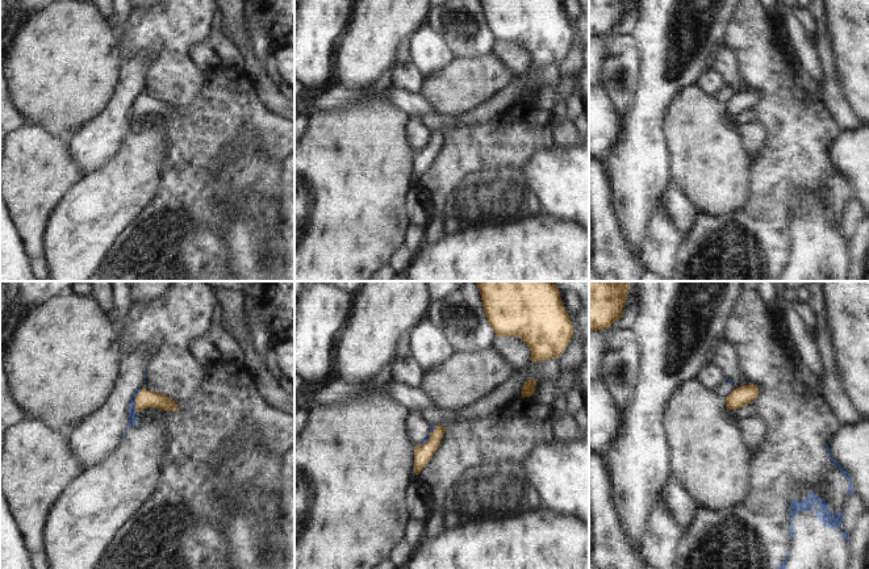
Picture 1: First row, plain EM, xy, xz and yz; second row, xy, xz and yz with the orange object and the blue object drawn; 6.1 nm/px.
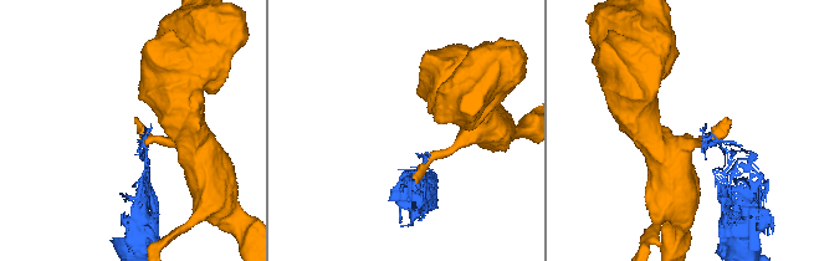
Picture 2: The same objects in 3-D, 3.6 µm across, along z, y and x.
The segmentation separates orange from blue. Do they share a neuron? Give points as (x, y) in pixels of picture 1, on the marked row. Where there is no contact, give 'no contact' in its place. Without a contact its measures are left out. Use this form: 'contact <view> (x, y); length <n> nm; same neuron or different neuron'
contact xy (136, 401); length 150 nm; different neuron

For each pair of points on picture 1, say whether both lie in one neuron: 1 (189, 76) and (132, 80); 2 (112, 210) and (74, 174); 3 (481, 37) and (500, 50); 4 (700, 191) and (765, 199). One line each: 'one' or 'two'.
1: two
2: two
3: two
4: two

